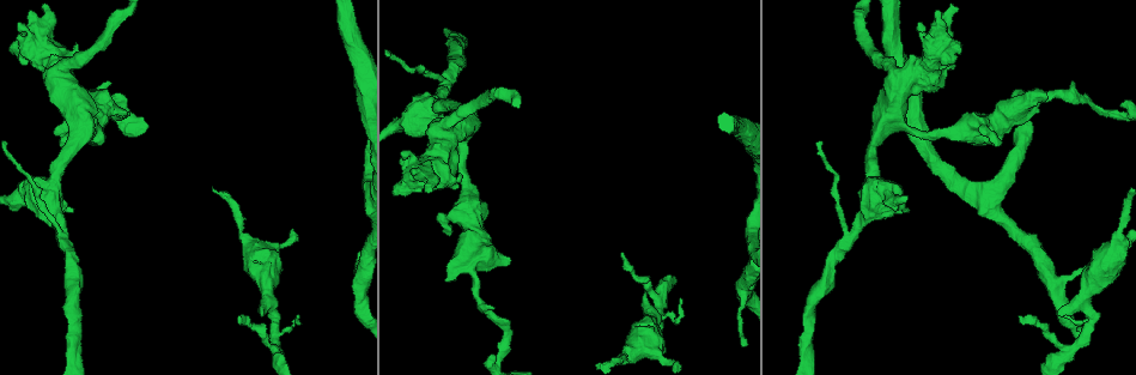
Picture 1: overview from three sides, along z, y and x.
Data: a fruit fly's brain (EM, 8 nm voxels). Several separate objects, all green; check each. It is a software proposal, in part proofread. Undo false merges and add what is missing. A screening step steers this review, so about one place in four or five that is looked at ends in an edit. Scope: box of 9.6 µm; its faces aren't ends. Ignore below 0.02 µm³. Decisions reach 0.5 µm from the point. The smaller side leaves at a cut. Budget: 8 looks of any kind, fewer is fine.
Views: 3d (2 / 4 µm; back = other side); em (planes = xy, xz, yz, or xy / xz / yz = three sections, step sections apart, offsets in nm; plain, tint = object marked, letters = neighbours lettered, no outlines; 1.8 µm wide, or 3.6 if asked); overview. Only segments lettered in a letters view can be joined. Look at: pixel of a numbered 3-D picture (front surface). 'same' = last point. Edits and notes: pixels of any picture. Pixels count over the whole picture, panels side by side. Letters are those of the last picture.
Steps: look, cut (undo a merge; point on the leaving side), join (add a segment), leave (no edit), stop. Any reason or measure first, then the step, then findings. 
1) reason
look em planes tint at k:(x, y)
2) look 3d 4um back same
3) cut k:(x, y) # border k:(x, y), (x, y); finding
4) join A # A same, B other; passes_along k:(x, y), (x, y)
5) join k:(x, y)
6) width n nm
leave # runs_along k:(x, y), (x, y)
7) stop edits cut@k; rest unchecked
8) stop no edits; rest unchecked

stops while still wide
look 3d 4um at 1:(64, 142)

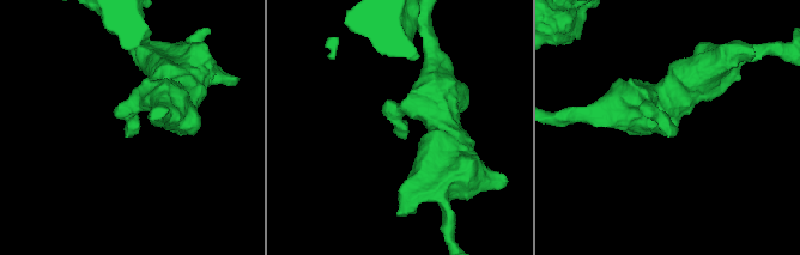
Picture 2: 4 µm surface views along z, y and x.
need the tissue
look em yz step 16 tint at 2:(676, 132)

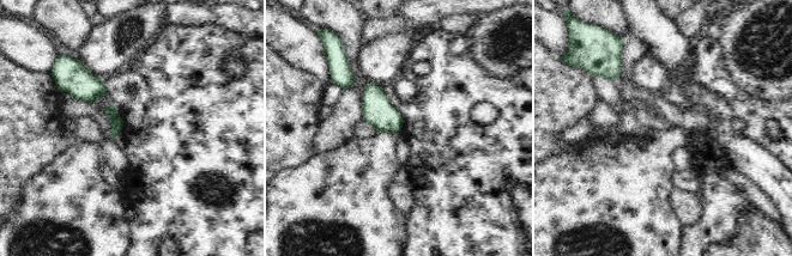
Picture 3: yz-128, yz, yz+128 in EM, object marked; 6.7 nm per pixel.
see the neighbours
look em yz step 16 letters same

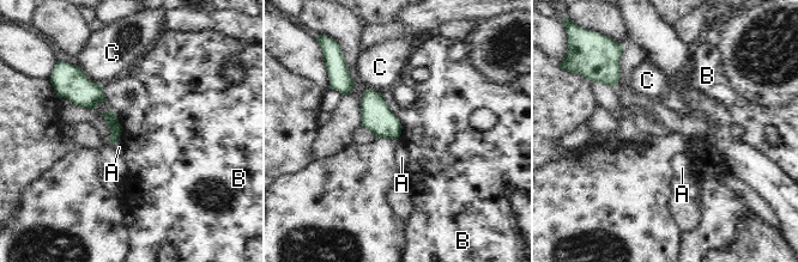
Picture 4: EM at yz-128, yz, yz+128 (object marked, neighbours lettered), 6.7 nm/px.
leave # A other, B other, C other; border 4:(379, 92), (399, 121), (400, 135); no lettered segment goes on from it

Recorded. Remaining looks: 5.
tapers out
look em planes letters at 1:(299, 317)

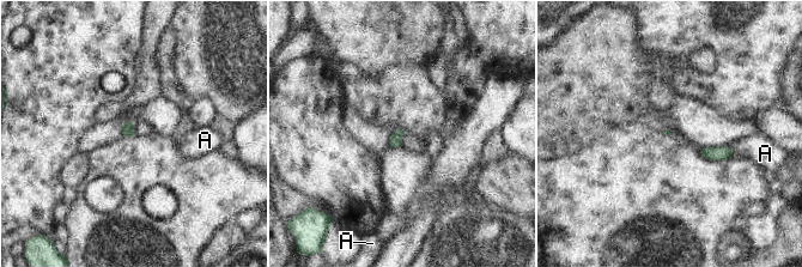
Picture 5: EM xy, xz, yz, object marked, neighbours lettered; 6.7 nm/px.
leave # A other; border 5:(728, 147), (733, 155); no lettered segment goes on from it

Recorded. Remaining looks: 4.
look em 3.6um yz step 4 tint at 1:(62, 232)

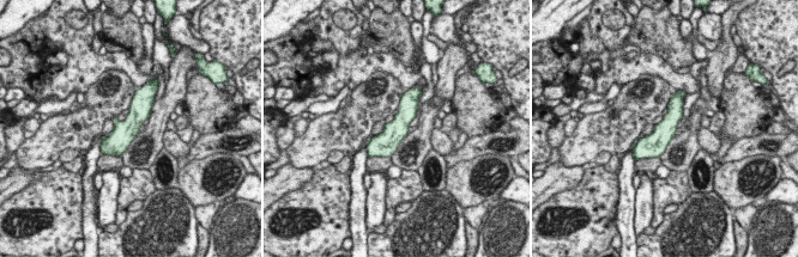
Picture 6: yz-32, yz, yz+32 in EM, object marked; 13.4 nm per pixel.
another direction
look em 3.6um planes letters same

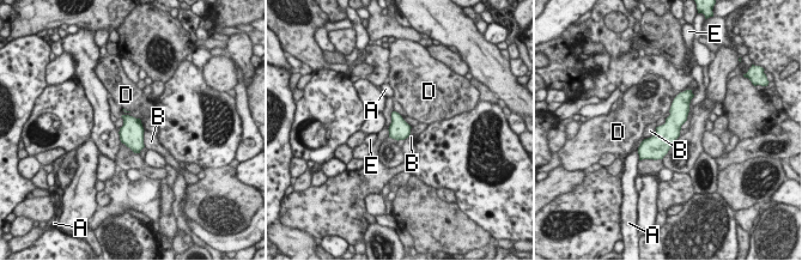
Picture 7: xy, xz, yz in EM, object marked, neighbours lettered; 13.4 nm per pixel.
leave # A other, B other, D other, E other; runs_along 7:(686, 98), (673, 125), (642, 149); one neuron here

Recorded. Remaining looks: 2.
stop no edits; rest unchecked

